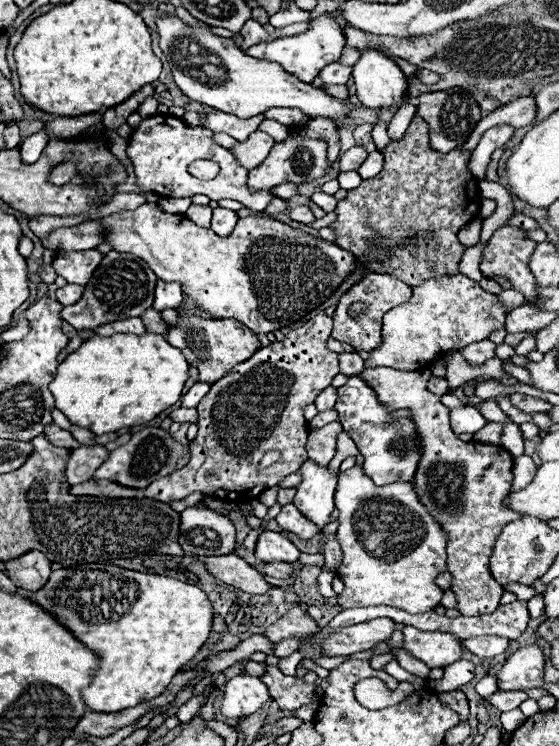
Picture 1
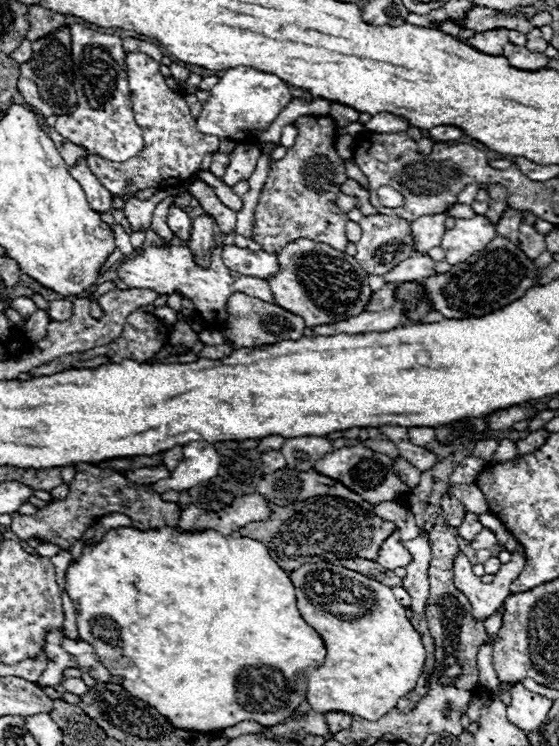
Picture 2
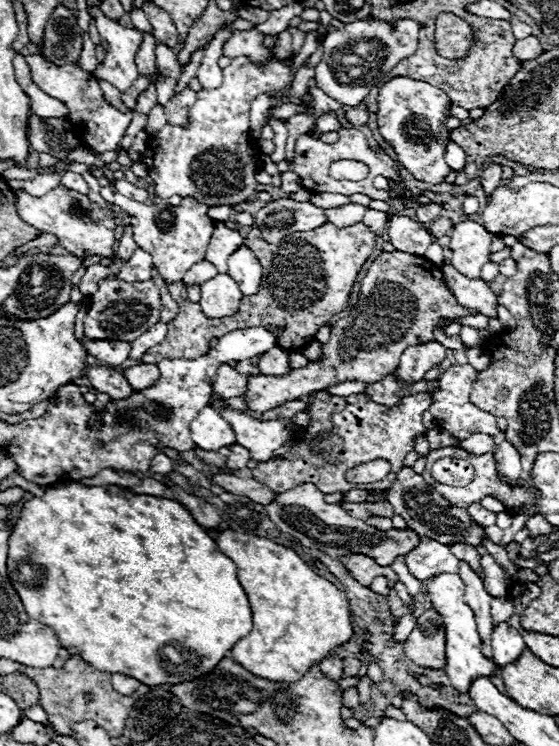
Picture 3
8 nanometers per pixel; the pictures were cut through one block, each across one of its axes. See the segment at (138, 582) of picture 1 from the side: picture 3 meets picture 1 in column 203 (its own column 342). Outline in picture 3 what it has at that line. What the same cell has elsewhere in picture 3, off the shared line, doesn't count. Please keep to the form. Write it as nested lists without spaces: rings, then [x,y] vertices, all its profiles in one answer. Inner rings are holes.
[[[232,530],[212,532],[212,538],[234,560],[240,584],[252,604],[254,628],[250,636],[234,644],[232,658],[254,672],[254,676],[294,684],[310,666],[320,664],[336,646],[346,644],[354,636],[346,594],[314,574],[294,550],[262,536]]]

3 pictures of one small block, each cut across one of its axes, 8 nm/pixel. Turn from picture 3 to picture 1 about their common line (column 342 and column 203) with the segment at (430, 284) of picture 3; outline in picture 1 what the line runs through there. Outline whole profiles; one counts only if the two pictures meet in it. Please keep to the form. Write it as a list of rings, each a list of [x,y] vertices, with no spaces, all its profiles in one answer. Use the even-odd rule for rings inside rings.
[[[186,306],[178,308],[178,324],[168,326],[166,340],[186,356],[188,364],[192,364],[200,370],[202,382],[220,380],[234,364],[248,360],[258,348],[262,348],[258,336],[252,330],[248,330],[244,324],[240,324],[236,320],[202,318],[198,314],[190,314],[186,310]]]

